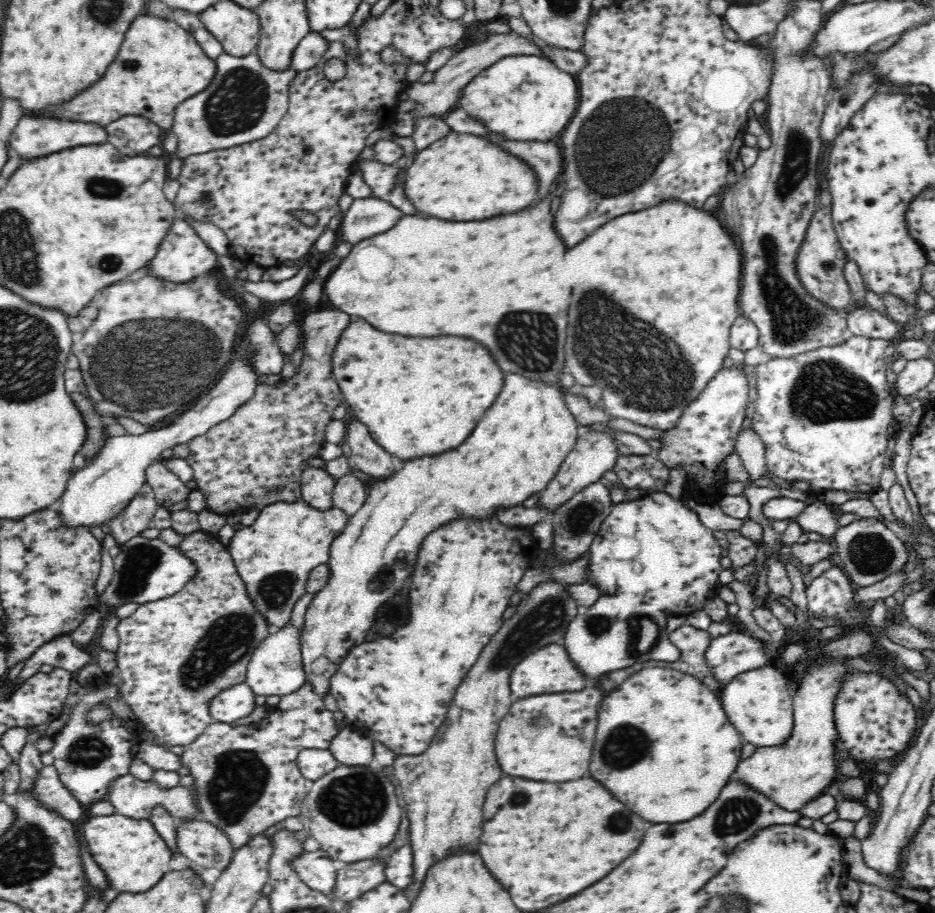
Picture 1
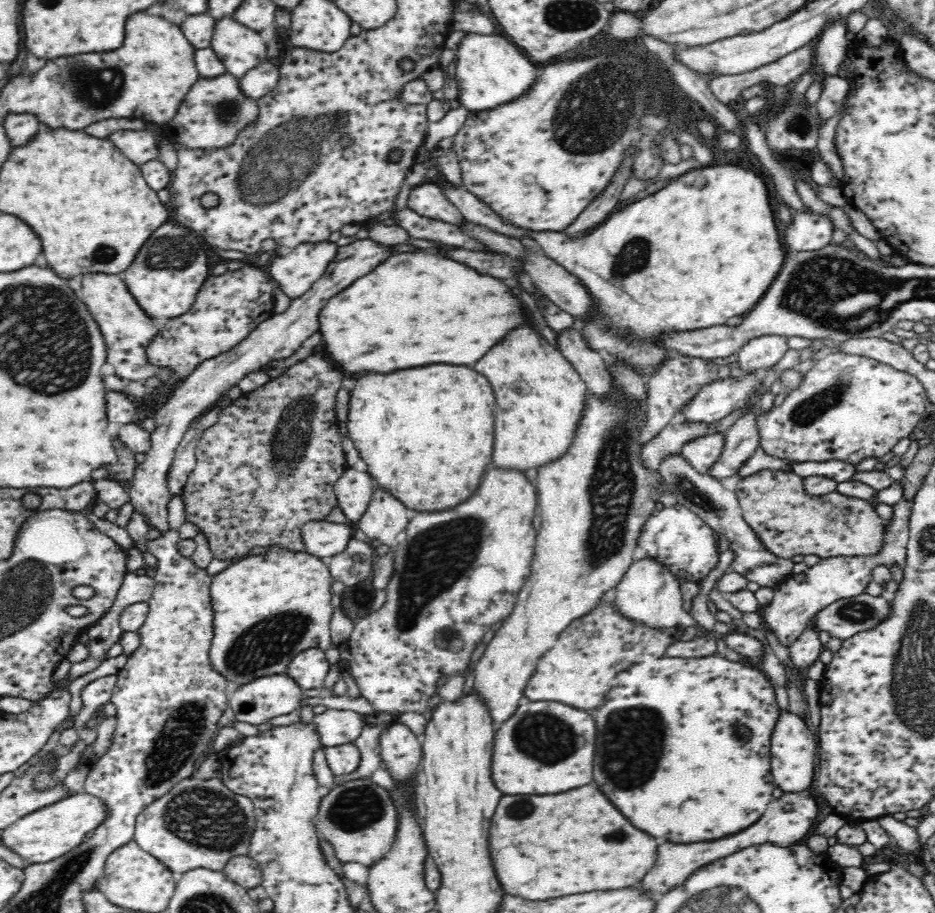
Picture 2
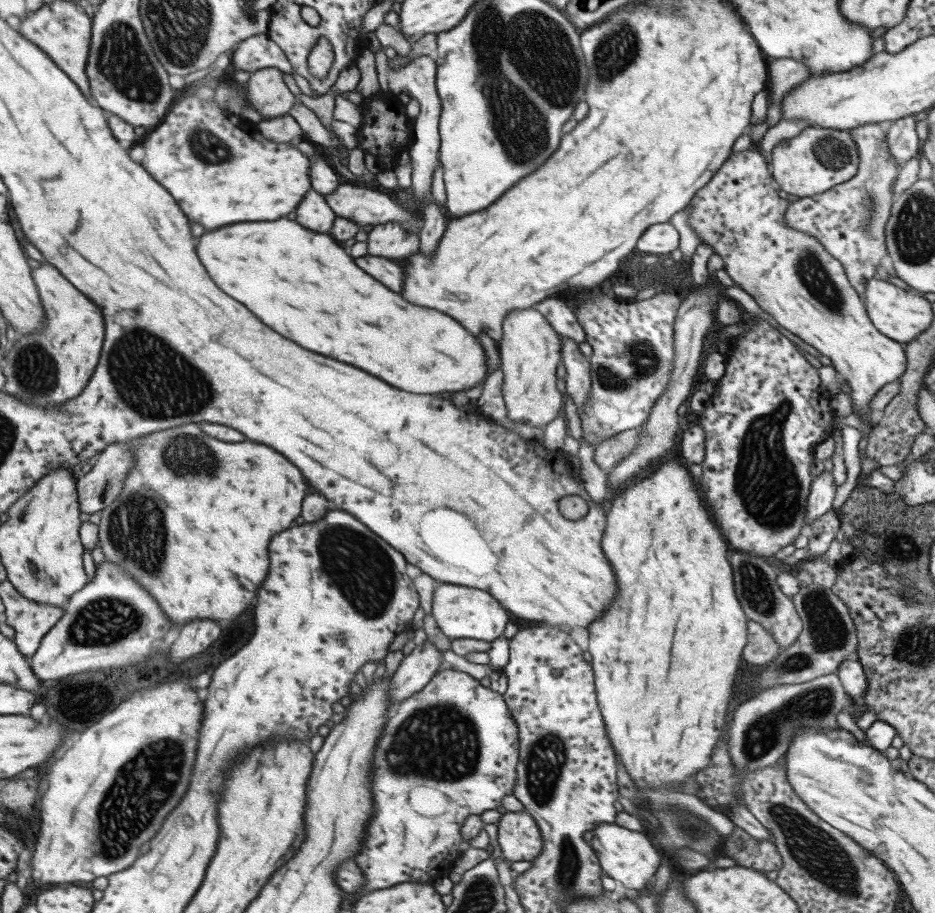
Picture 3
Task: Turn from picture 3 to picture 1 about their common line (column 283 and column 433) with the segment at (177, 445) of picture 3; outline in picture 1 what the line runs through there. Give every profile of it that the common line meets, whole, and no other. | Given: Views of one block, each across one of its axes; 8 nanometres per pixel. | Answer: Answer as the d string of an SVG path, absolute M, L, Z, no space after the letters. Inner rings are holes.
M506 374L498 400L486 412L486 416L482 416L472 436L458 450L438 458L406 462L400 474L373 485L362 508L350 516L346 530L330 546L327 564L330 567L330 582L322 592L316 594L306 612L304 630L300 632L306 680L312 681L318 695L323 696L329 690L329 678L338 670L348 652L365 641L364 636L372 626L376 608L394 596L394 592L412 574L422 538L456 516L492 516L492 508L522 504L526 498L548 487L572 452L580 433L580 424L564 400L565 393L561 385L528 380L528 377L518 374Z

